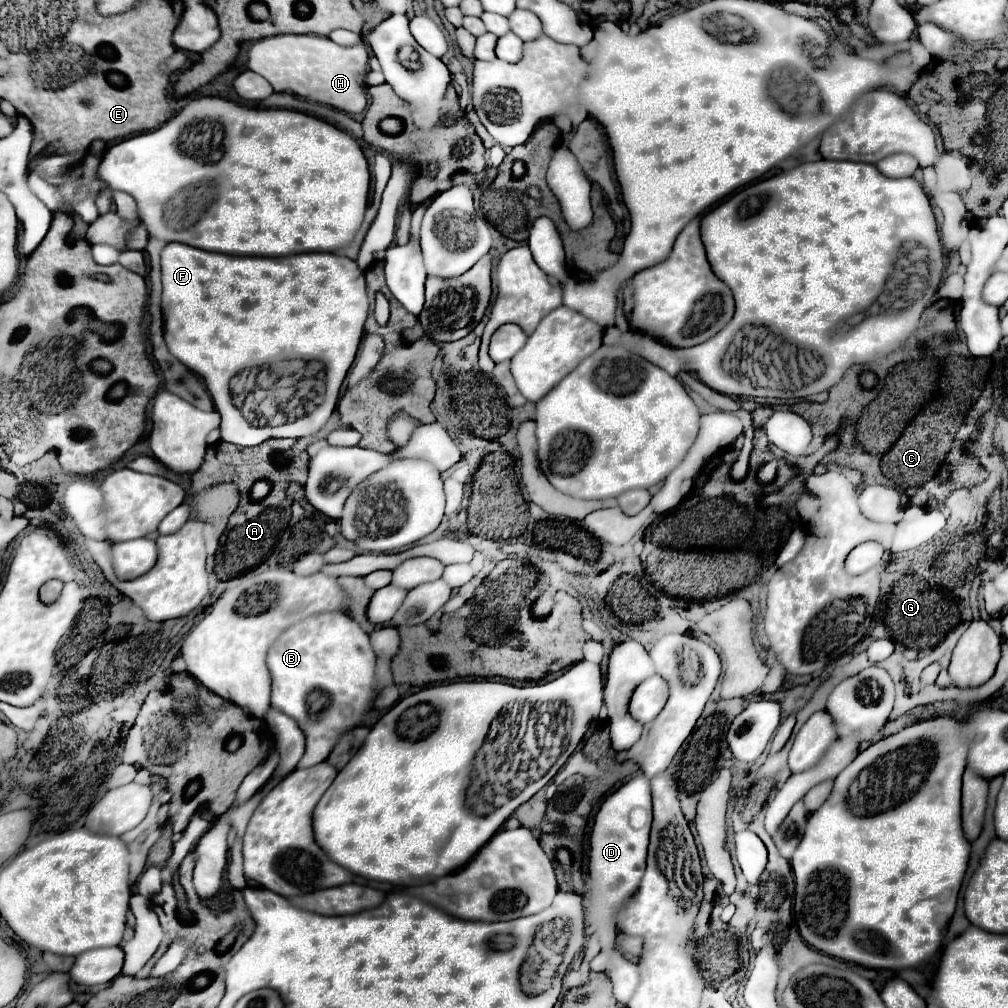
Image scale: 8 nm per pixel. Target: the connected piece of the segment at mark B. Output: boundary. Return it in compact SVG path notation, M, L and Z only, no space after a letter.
M322 612L292 624L268 650L266 664L272 676L272 708L298 720L300 728L308 736L306 752L298 762L298 768L310 768L324 762L340 736L358 726L362 722L362 716L372 710L372 700L376 694L372 688L376 656L370 646L368 634L356 620L352 620L344 612Z

